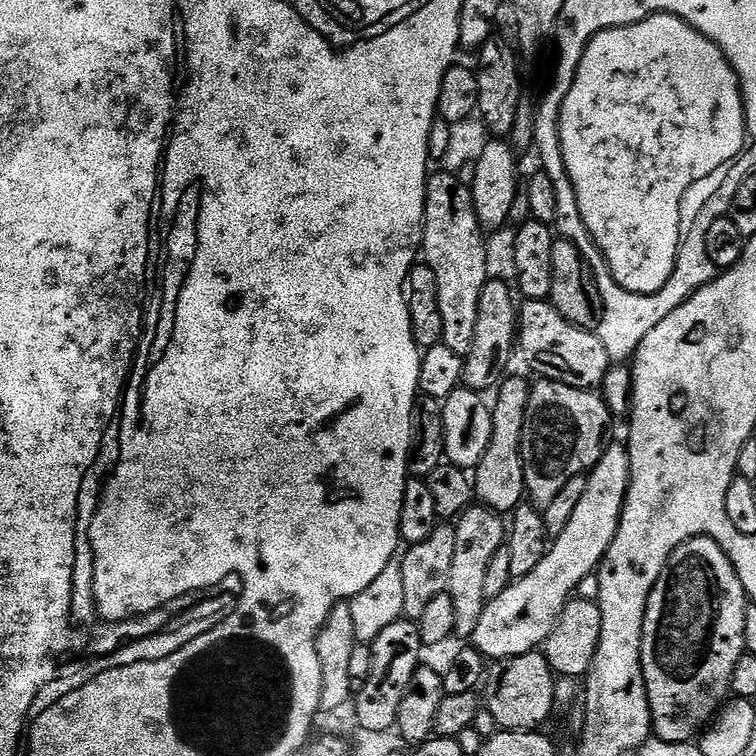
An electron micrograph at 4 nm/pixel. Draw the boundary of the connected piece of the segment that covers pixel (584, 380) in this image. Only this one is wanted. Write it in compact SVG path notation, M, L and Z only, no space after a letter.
M524 300L518 308L518 352L524 355L528 368L541 380L562 382L566 386L596 390L603 385L604 375L608 372L610 361L606 346L602 346L596 332L587 332L585 328L574 326L558 314L558 310L548 300Z

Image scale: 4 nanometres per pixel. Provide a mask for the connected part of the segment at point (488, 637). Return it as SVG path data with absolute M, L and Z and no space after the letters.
M609 443L598 463L587 475L586 491L582 494L577 508L570 514L569 523L565 529L549 545L549 552L543 556L542 561L530 574L513 581L502 594L496 595L494 599L485 604L482 616L478 620L478 626L475 627L475 632L470 638L471 645L478 649L485 656L485 659L495 662L507 657L517 657L518 654L530 653L541 647L548 639L562 610L579 589L581 580L595 573L604 559L606 550L609 549L610 542L614 540L614 534L617 533L617 528L620 525L625 496L628 493L629 468L627 447L623 443Z

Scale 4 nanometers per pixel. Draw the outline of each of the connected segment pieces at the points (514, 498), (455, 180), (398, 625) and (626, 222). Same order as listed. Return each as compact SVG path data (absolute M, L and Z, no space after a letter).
M509 375L495 389L492 409L490 446L482 462L474 469L474 496L483 507L501 514L511 514L525 503L524 463L522 462L522 422L526 420L526 402L530 402L530 384L520 376Z
M448 172L429 175L424 199L423 263L434 270L438 278L438 310L442 310L442 334L444 344L454 354L468 356L474 346L474 326L478 322L478 298L482 286L490 278L488 272L488 248L484 245L486 233L480 227L472 190L456 176Z
M402 618L398 622L386 626L386 630L382 630L382 634L378 634L378 638L372 641L370 647L372 649L370 678L366 678L366 682L354 696L359 728L391 732L396 727L398 706L402 706L406 686L410 686L410 678L414 678L417 668L421 667L419 623Z
M669 12L653 14L637 24L608 28L589 40L576 70L576 77L560 107L560 141L562 158L566 162L566 170L574 186L574 194L578 198L578 210L582 214L582 222L586 230L592 236L592 241L600 247L600 252L613 276L624 278L627 272L637 276L638 279L644 280L642 291L644 295L649 296L660 292L662 286L666 286L676 265L676 255L680 249L682 235L680 207L683 206L688 191L695 184L702 183L707 176L715 177L721 170L727 169L728 165L745 151L744 96L740 92L740 82L736 72L717 44L710 42L710 38L694 30L694 26L690 26L682 18L672 16Z

